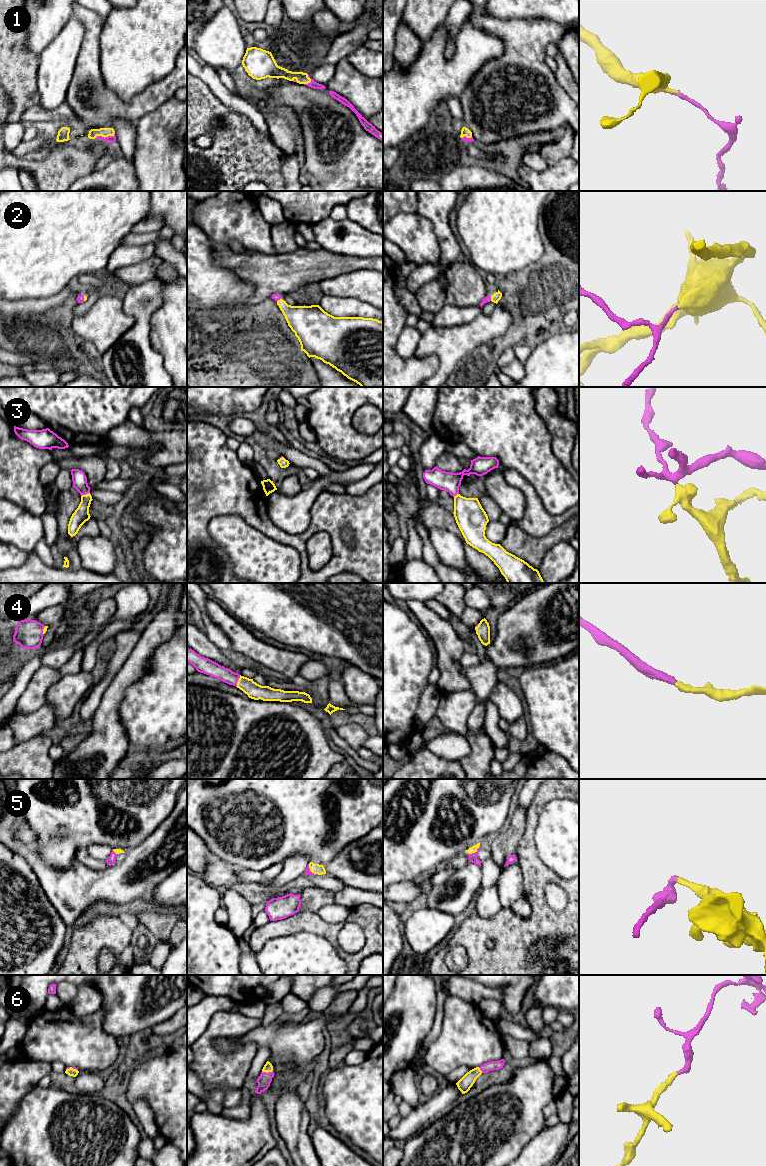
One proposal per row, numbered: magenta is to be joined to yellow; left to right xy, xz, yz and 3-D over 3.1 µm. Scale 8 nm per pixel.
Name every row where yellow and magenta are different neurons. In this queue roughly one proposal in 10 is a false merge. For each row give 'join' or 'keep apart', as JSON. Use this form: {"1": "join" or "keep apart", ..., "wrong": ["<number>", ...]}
{"1": "join", "2": "join", "3": "join", "4": "join", "5": "join", "6": "join", "wrong": []}

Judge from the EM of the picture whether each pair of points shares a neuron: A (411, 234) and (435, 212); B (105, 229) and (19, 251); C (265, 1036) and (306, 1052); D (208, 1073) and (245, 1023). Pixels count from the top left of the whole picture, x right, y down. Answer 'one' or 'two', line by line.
A: two
B: one
C: one
D: one

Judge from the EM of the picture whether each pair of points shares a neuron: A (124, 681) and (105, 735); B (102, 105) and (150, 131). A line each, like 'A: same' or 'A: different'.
A: same
B: different

